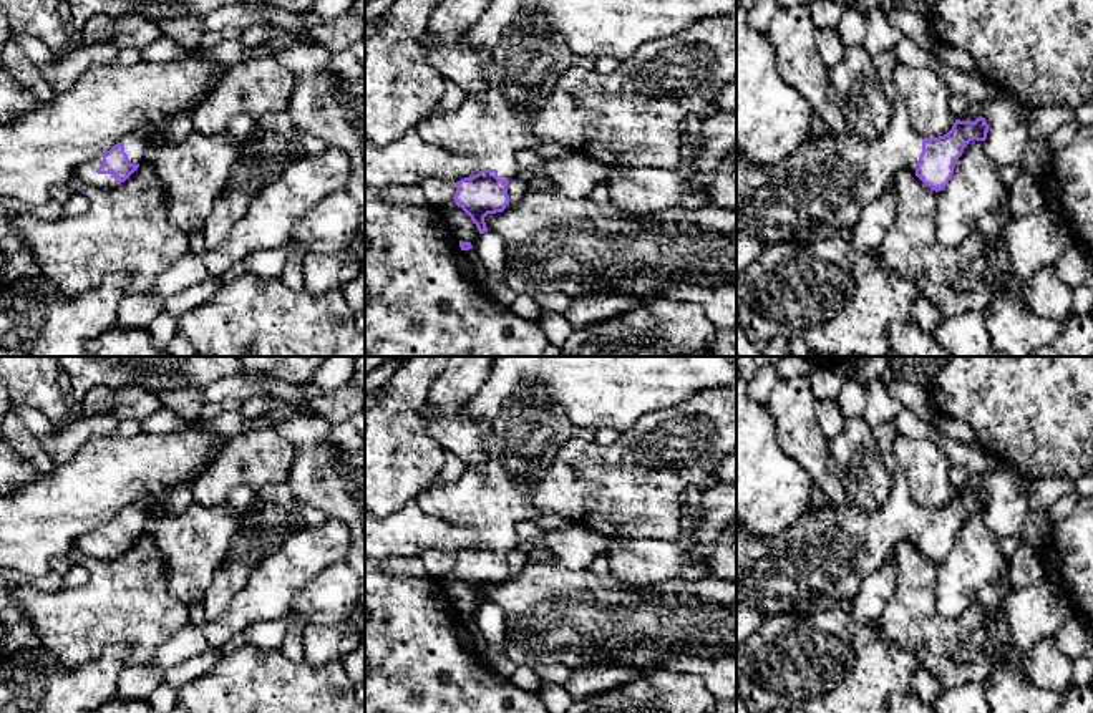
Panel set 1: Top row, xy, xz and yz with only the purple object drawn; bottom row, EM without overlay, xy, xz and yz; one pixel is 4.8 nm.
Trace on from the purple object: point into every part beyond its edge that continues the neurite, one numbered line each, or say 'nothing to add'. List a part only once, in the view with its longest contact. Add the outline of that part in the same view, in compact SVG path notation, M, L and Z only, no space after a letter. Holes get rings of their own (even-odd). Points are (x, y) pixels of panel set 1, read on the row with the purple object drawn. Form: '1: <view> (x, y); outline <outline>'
1: xy (87, 171); outline M103 156L83 162L75 171L75 179L81 179L86 186L111 187L116 184L113 174L98 174L96 169L103 164Z

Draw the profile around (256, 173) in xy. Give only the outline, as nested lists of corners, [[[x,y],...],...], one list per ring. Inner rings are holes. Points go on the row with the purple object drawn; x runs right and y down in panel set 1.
[[[295,149],[287,156],[242,158],[231,166],[224,191],[231,187],[252,187],[254,192],[275,181],[282,171],[304,156],[304,149]]]

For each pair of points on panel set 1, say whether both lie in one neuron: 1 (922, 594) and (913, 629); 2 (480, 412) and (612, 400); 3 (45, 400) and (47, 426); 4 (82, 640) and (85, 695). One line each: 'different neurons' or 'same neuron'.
1: same neuron
2: same neuron
3: different neurons
4: different neurons

